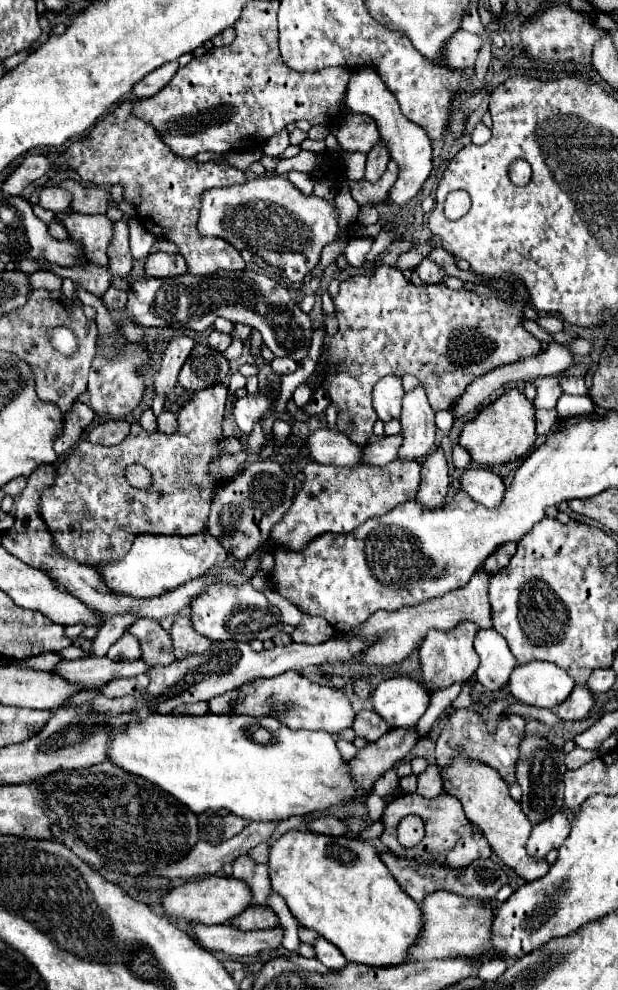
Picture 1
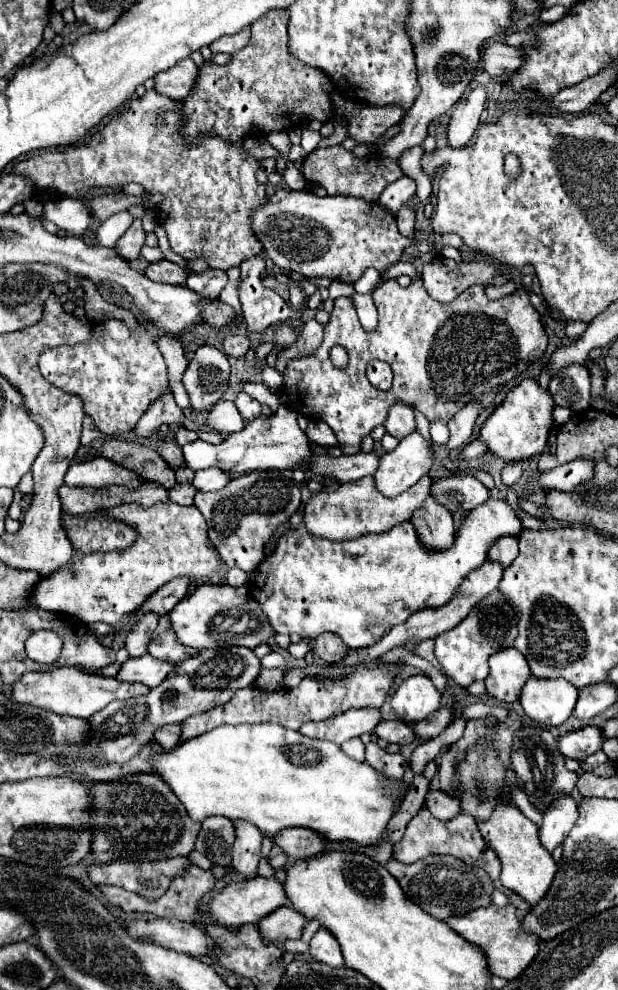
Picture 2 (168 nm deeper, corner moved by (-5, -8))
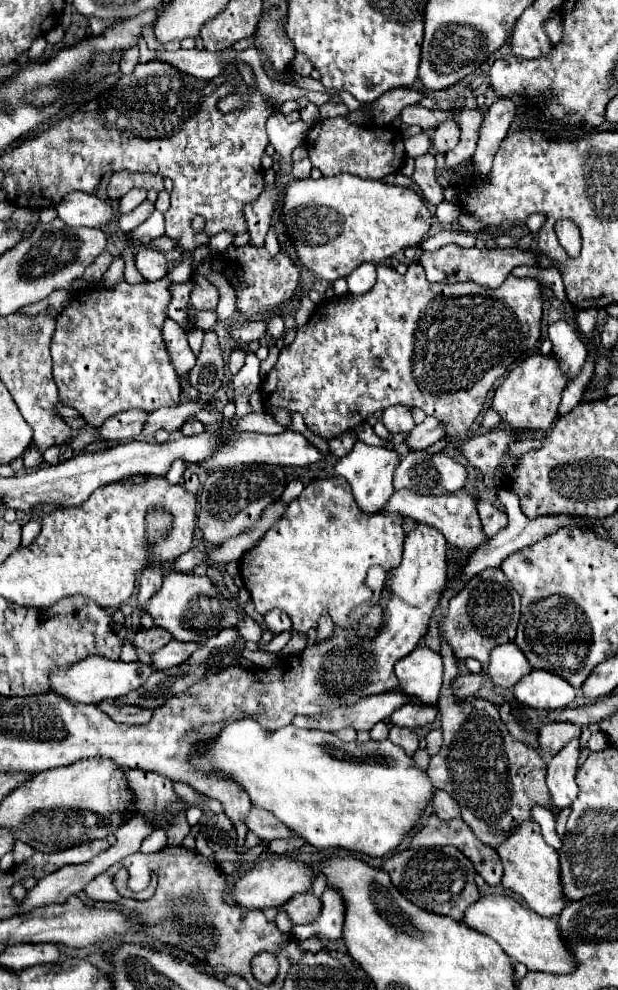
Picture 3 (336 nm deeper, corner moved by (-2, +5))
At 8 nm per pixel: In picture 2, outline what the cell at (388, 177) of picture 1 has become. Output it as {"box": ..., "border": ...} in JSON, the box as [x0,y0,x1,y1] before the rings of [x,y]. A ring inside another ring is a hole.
{"box":[302,146,404,202],"border":[[[330,146],[330,148],[320,148],[308,154],[302,162],[302,174],[308,182],[320,184],[328,190],[328,196],[354,196],[364,202],[376,202],[382,190],[404,176],[397,161],[382,160],[378,156],[356,158],[350,150],[344,150],[342,146]]]}

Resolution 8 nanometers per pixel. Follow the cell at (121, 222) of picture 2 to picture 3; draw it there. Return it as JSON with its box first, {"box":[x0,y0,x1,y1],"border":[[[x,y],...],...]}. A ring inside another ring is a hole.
{"box":[117,189,147,213],"border":[[[131,189],[129,193],[125,193],[125,197],[119,199],[117,203],[117,213],[131,213],[137,205],[141,205],[147,199],[147,191],[145,189]]]}

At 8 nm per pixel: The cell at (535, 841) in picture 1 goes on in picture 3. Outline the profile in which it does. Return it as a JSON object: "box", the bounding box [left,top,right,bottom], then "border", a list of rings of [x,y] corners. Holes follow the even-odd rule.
{"box":[547,739,579,809],"border":[[[573,739],[549,761],[547,787],[551,791],[553,803],[559,809],[563,809],[565,805],[571,805],[579,793],[575,783],[577,759],[579,759],[579,739]]]}

